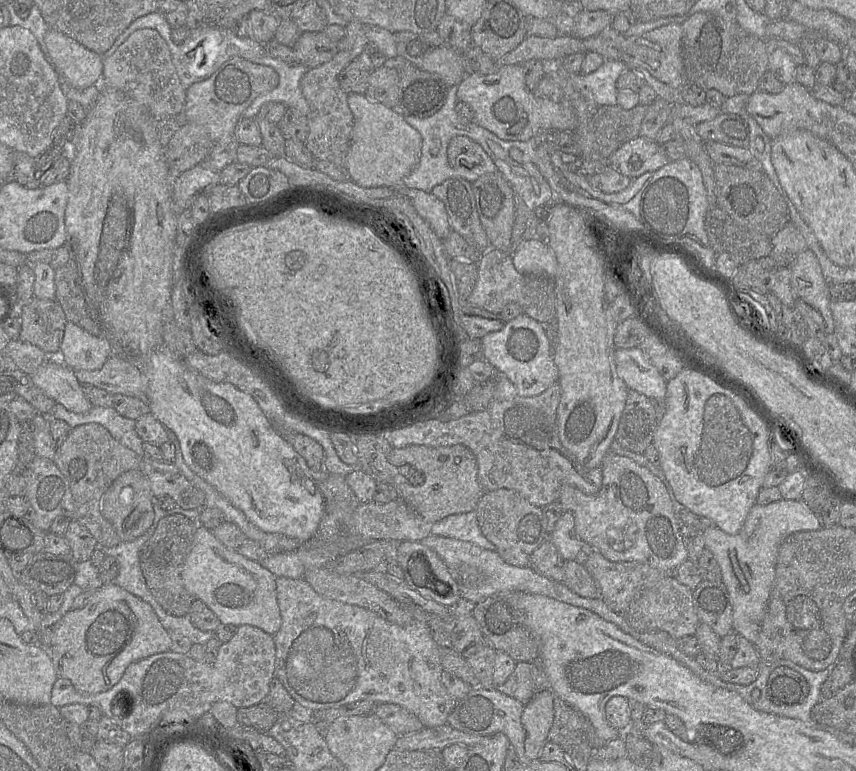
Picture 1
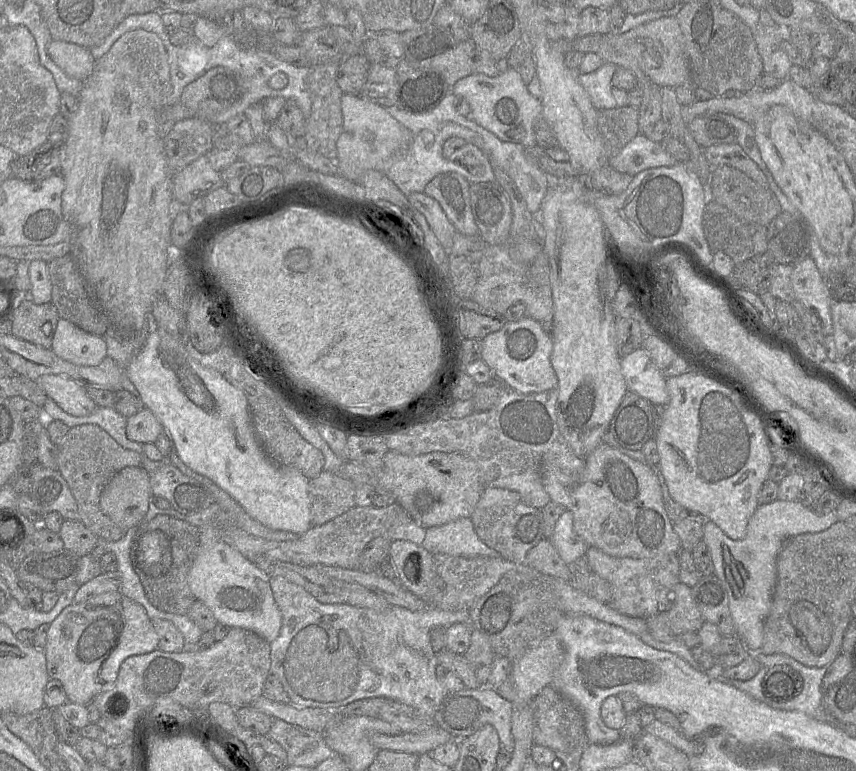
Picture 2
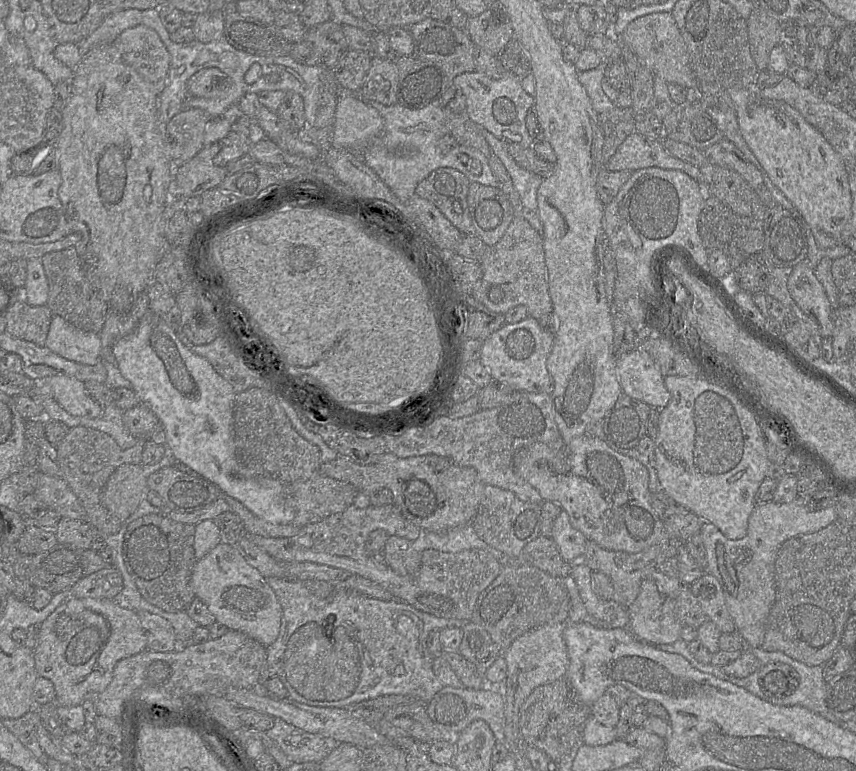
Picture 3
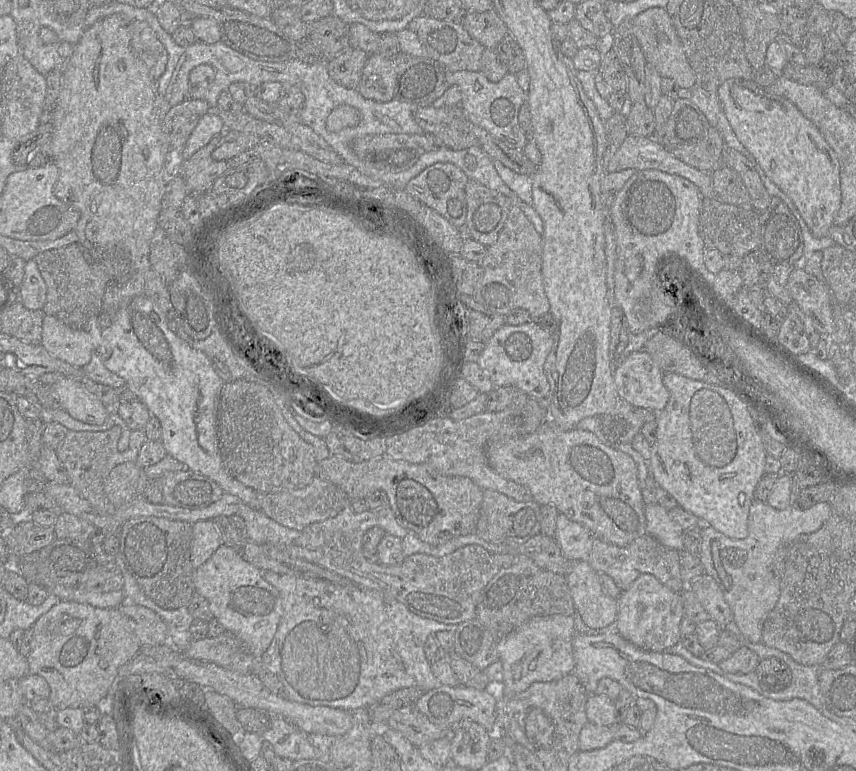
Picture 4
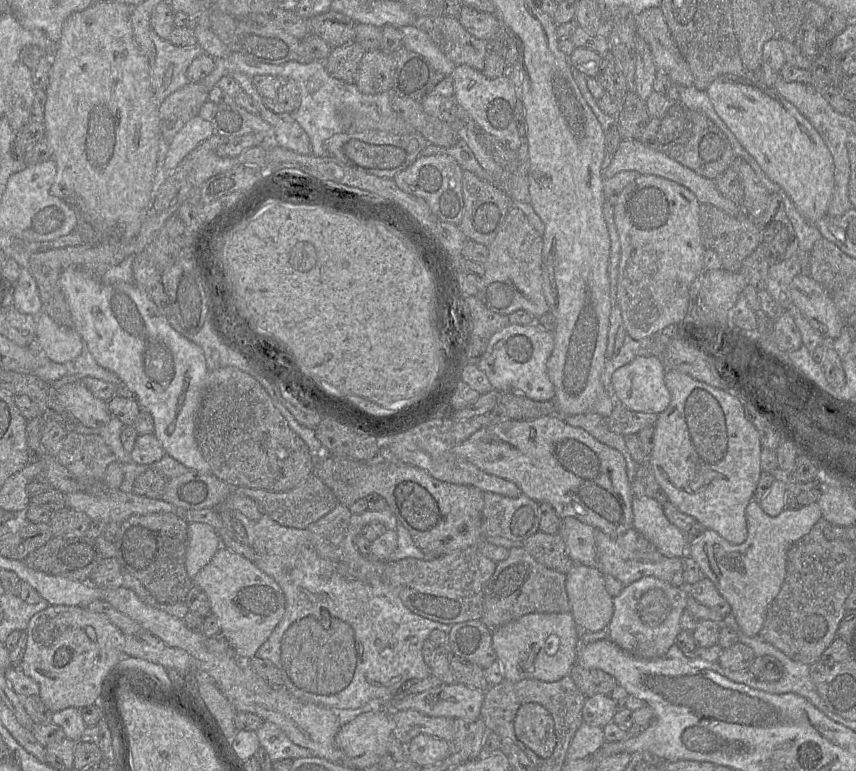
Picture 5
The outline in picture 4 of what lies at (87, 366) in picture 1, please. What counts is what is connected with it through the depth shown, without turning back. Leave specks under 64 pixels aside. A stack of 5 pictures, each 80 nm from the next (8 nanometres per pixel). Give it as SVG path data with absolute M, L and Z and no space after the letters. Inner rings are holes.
M51 315L43 318L40 345L52 357L77 367L86 366L94 352L92 338L86 329L73 329Z

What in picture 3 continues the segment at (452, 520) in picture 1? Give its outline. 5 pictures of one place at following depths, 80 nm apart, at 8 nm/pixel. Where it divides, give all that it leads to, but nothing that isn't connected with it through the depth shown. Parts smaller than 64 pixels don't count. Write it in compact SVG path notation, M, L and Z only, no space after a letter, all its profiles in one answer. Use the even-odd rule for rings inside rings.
M467 524L453 530L435 533L420 530L419 537L413 541L413 548L418 552L433 549L440 552L456 553L468 549L480 549L490 553L494 558L505 564L509 559L501 552L481 540L471 524Z

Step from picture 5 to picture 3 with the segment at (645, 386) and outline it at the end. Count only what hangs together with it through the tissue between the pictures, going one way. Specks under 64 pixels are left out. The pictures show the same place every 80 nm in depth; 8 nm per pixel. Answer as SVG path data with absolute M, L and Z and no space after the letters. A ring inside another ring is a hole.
M636 347L616 360L616 371L623 393L648 404L653 409L662 409L670 401L670 392L664 384L664 377L651 356L641 347Z

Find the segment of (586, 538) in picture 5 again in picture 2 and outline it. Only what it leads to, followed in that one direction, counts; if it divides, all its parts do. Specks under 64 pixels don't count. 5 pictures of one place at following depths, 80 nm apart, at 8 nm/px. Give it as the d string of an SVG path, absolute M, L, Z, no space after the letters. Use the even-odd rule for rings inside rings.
M565 510L558 519L551 536L551 541L567 565L573 565L580 558L585 557L589 547L575 532L573 515L569 510Z

